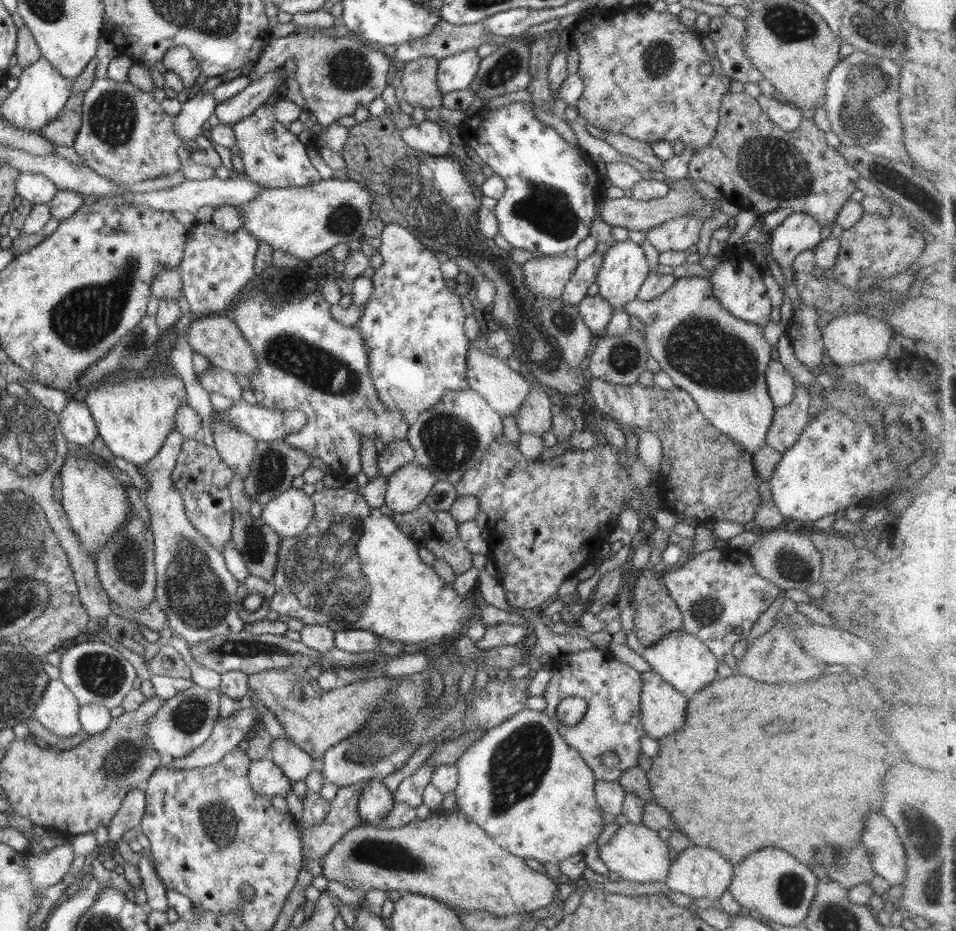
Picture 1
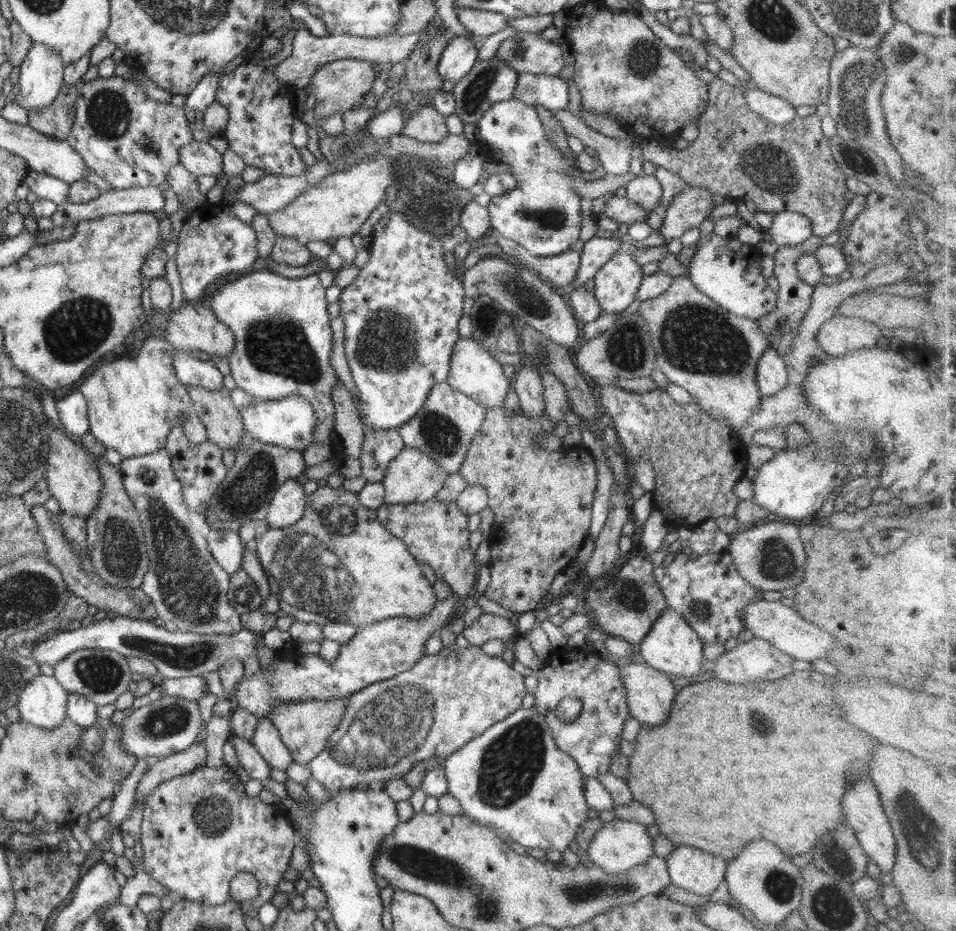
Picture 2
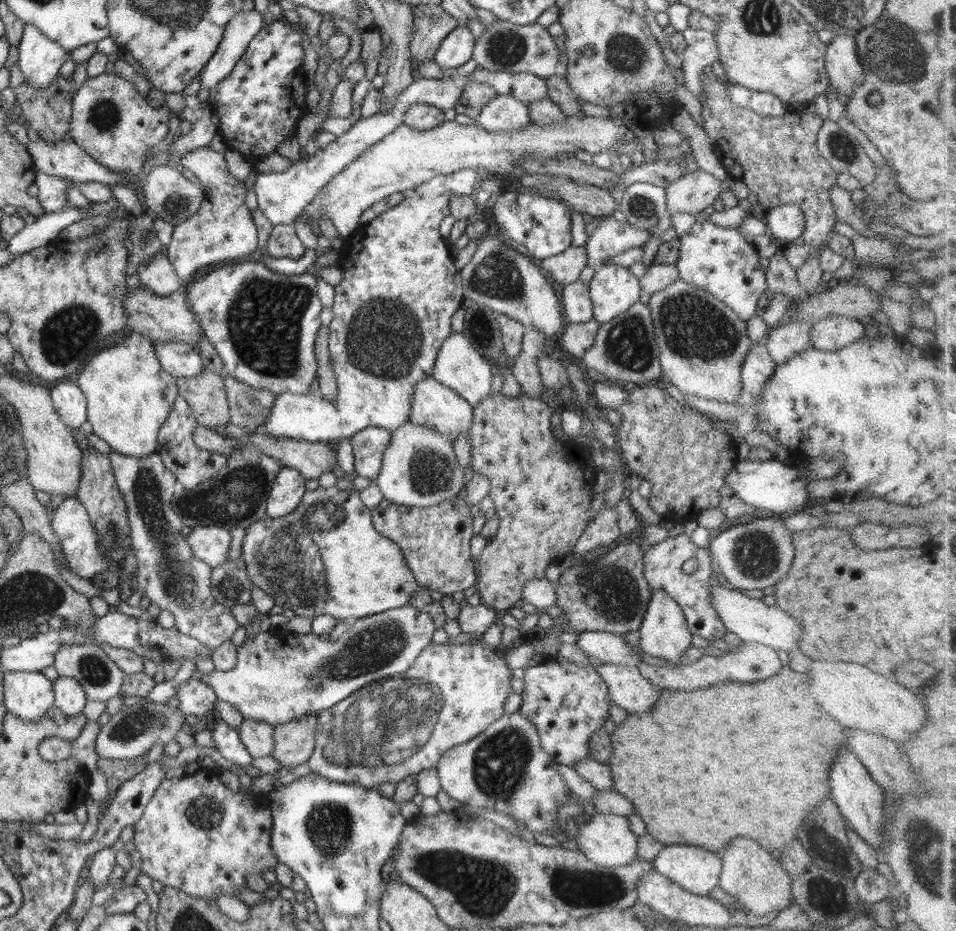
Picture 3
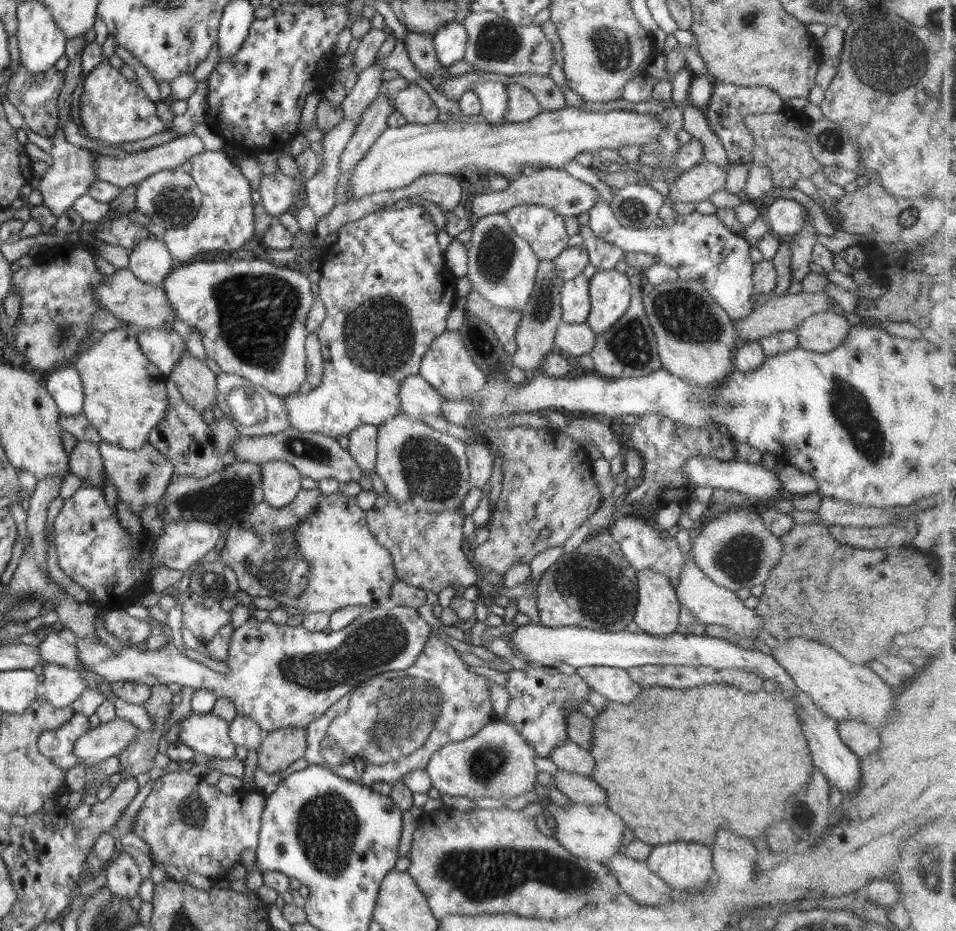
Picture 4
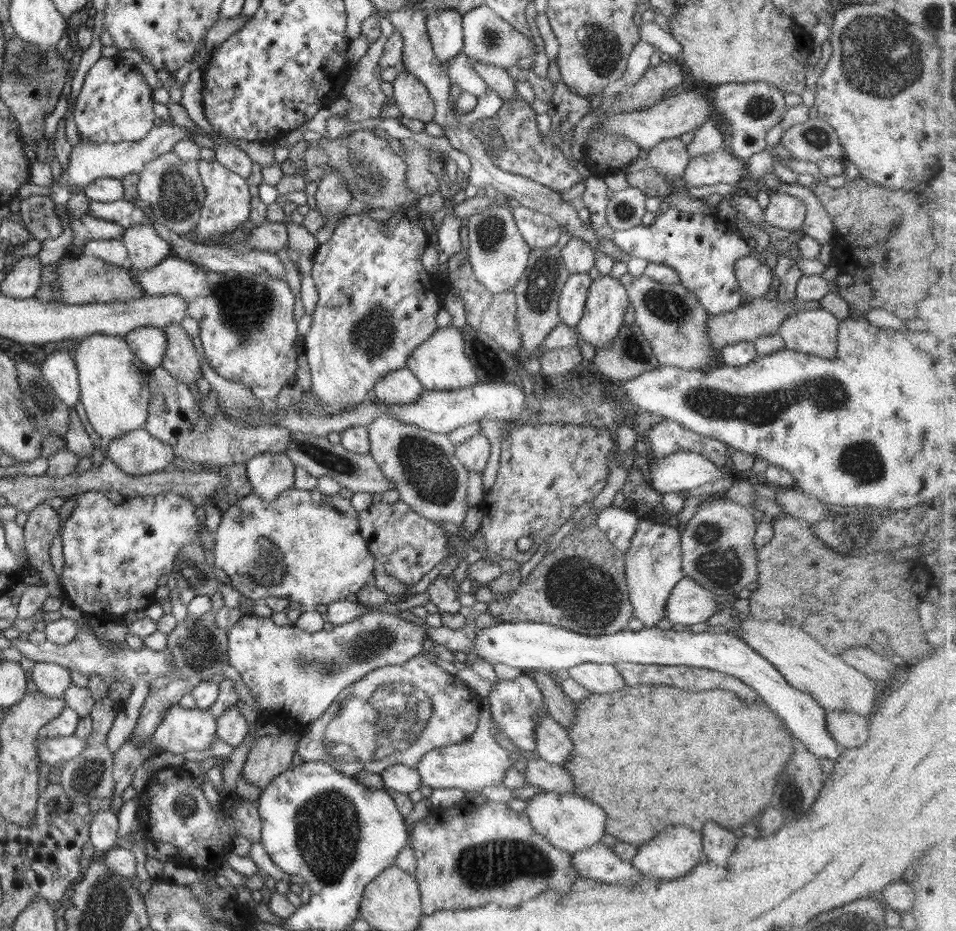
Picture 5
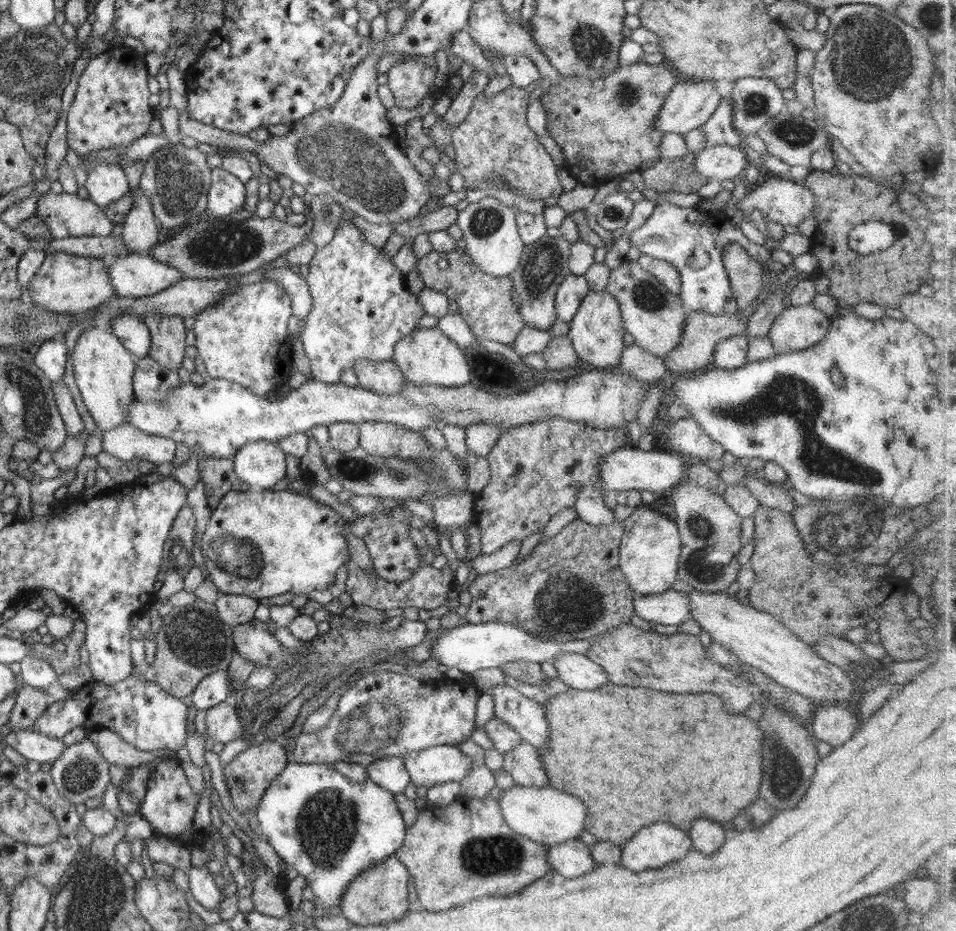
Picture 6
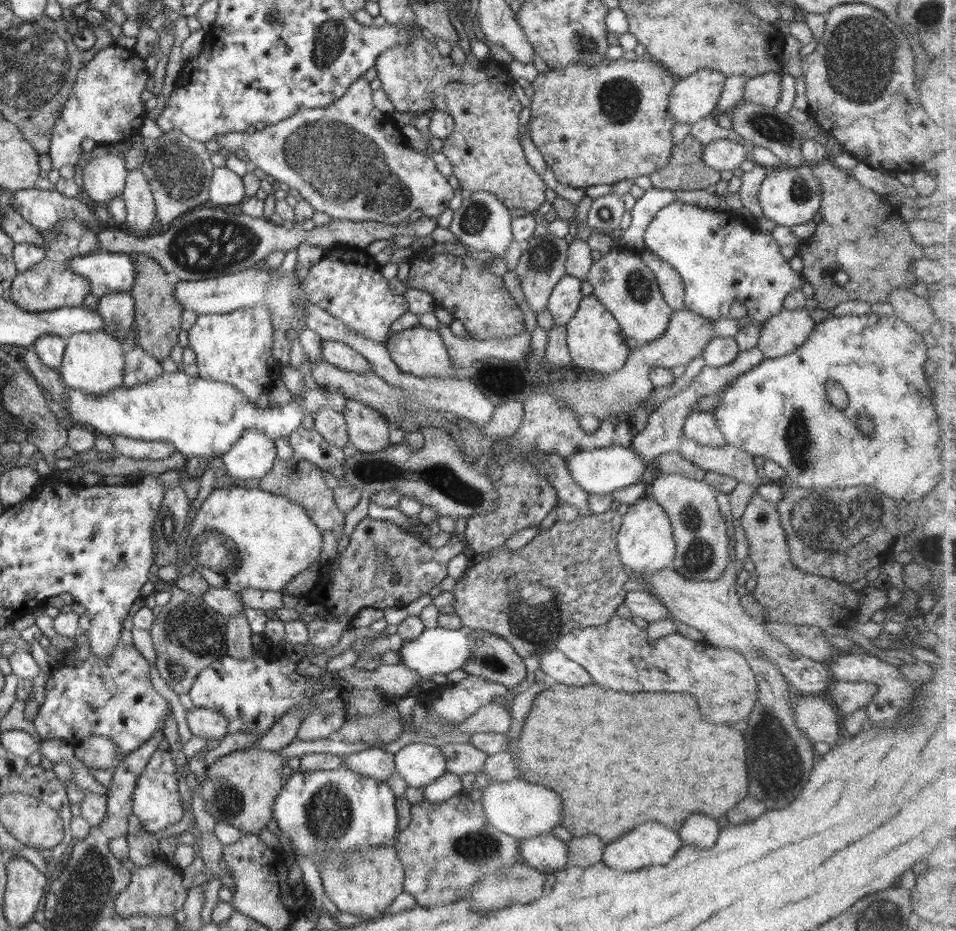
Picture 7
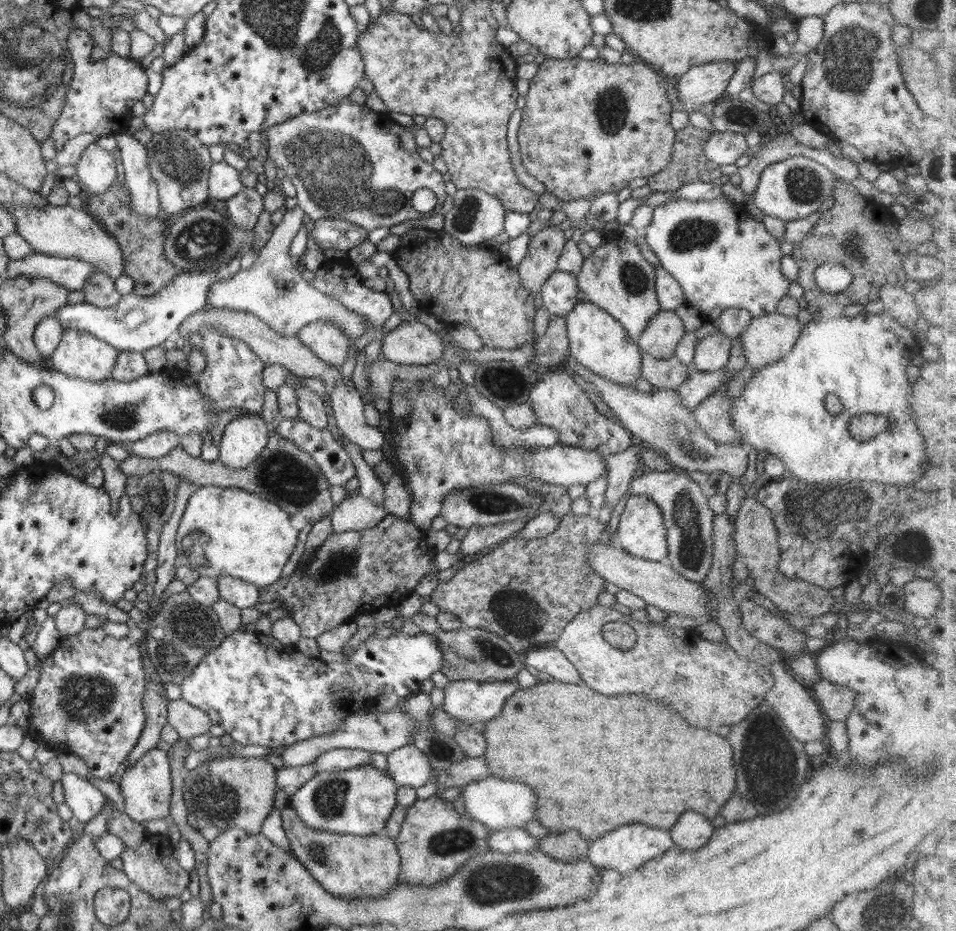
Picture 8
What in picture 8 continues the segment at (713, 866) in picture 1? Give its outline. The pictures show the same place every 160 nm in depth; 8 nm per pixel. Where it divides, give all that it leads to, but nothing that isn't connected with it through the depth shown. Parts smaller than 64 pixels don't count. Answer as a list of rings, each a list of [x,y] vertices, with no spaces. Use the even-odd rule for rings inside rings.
[[[644,824],[620,826],[618,830],[606,832],[602,838],[589,843],[588,861],[599,870],[611,869],[616,872],[630,873],[646,866],[646,863],[658,859],[669,849],[675,847],[673,838],[668,832],[656,830]]]

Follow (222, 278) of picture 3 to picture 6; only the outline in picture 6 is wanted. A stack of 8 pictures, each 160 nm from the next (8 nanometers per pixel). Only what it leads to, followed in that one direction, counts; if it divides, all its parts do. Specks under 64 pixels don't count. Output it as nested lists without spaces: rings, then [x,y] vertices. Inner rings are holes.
[[[130,252],[125,258],[119,258],[110,265],[107,268],[107,273],[111,278],[115,294],[118,297],[152,296],[174,284],[176,278],[184,279],[179,270],[156,260],[148,252],[142,254]],[[264,278],[253,284],[235,285],[225,294],[225,298],[194,316],[197,319],[193,325],[195,346],[206,367],[206,374],[211,378],[240,384],[260,398],[268,399],[270,391],[286,390],[288,378],[294,370],[291,357],[293,342],[287,327],[292,315],[290,297],[278,281]]]

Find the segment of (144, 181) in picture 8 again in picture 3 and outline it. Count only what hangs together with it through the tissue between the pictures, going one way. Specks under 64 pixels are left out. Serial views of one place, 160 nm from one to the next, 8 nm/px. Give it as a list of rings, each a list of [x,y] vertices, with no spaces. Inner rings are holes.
[[[163,253],[137,266],[138,278],[147,289],[160,296],[168,296],[183,290],[183,283],[178,278],[172,263]]]

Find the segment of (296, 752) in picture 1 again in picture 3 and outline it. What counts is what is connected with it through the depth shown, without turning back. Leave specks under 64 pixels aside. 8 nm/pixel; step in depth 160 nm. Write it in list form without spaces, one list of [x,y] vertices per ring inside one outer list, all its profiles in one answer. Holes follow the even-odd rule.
[[[244,719],[238,731],[242,744],[253,758],[271,756],[275,745],[273,726],[262,721]]]

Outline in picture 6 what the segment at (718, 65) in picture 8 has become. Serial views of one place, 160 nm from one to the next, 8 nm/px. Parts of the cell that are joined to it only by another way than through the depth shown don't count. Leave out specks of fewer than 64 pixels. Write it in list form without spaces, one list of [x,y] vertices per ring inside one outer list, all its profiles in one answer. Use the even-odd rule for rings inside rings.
[[[693,79],[678,81],[666,97],[658,113],[655,127],[664,133],[685,135],[712,116],[722,96],[715,81]]]

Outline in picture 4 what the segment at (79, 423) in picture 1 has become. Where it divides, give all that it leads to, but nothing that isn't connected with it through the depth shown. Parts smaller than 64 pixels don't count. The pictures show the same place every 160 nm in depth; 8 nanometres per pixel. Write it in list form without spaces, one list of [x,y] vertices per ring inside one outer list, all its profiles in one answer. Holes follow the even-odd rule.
[[[70,365],[54,370],[43,379],[46,391],[64,416],[83,412],[84,394],[78,372]]]

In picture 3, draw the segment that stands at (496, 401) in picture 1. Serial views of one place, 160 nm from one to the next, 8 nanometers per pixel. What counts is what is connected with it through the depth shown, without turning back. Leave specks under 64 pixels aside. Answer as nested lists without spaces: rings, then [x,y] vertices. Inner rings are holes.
[[[451,332],[439,348],[436,356],[436,366],[432,377],[442,385],[452,389],[462,399],[466,400],[473,408],[482,403],[484,398],[490,396],[492,392],[492,370],[489,363],[462,333]]]

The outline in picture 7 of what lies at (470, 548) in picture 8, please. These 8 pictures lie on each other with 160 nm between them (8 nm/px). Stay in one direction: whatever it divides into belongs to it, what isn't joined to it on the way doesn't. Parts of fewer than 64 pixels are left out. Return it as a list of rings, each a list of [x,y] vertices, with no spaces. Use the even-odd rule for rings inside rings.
[[[542,388],[532,389],[522,400],[522,404],[525,413],[520,429],[505,440],[508,445],[498,441],[492,453],[496,456],[496,461],[487,476],[494,488],[493,510],[466,519],[467,527],[462,538],[475,553],[484,554],[502,548],[512,534],[521,528],[538,527],[544,517],[562,503],[558,497],[558,490],[552,487],[545,474],[539,474],[537,471],[536,457],[554,453],[566,460],[578,451],[591,451],[614,445],[631,446],[635,436],[630,420],[619,417],[604,420],[594,433],[587,434],[580,427],[580,418],[574,414],[572,408],[564,406],[560,400],[556,400]]]

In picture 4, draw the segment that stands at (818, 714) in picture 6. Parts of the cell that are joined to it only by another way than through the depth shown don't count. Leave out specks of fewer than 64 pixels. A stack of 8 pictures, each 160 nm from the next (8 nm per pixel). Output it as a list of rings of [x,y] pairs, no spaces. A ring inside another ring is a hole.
[[[854,719],[843,720],[837,723],[837,731],[842,742],[860,758],[880,748],[879,729],[872,725]]]

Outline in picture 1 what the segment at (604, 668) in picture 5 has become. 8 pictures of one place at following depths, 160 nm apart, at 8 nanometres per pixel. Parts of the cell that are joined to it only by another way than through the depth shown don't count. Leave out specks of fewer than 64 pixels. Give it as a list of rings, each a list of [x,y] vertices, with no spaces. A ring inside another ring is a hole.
[[[643,672],[641,673],[641,677],[640,710],[645,734],[650,736],[650,738],[659,739],[681,729],[682,726],[684,726],[687,713],[687,696],[682,694],[682,692],[677,691],[657,672]]]

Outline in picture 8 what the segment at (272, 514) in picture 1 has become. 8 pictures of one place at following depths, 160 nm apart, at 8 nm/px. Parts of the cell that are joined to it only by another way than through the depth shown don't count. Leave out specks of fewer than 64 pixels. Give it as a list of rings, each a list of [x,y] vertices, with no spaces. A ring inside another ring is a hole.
[[[258,415],[238,416],[224,429],[219,459],[228,468],[243,469],[253,463],[268,445],[270,428]]]

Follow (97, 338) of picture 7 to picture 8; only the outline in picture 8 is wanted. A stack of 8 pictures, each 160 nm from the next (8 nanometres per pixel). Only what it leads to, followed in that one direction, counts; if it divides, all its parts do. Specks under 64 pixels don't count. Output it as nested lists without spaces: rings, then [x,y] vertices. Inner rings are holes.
[[[63,329],[63,335],[48,358],[49,367],[71,378],[102,382],[111,379],[119,351],[87,332]]]

